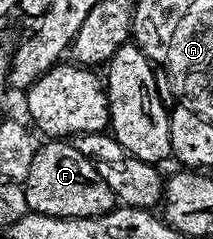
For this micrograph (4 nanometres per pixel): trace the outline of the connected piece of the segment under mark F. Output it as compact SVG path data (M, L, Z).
M51 138L36 151L31 169L23 184L27 207L36 216L56 216L61 220L77 220L103 216L116 207L113 190L105 186L105 178L97 174L88 156L82 156L74 143L63 138Z

